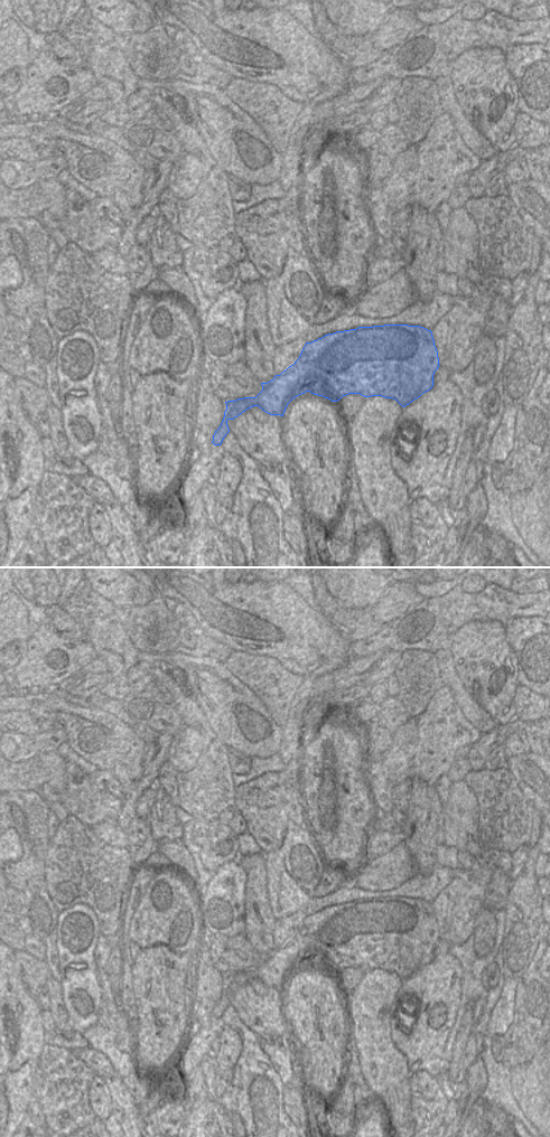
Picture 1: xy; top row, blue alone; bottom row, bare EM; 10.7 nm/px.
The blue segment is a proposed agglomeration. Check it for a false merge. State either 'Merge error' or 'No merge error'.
No merge error

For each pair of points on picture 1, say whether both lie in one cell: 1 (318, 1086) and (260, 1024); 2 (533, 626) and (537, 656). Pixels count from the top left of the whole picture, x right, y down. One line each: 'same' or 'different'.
1: different
2: same

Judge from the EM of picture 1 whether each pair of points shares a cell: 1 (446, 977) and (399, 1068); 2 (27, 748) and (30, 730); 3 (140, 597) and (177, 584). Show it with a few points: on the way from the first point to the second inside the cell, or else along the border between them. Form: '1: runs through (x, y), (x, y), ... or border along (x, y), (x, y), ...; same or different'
1: border along (390, 1034), (393, 1045), (406, 1058), (410, 1072); different
2: border along (11, 732), (20, 732), (31, 738); different
3: border along (134, 579), (156, 594); different

